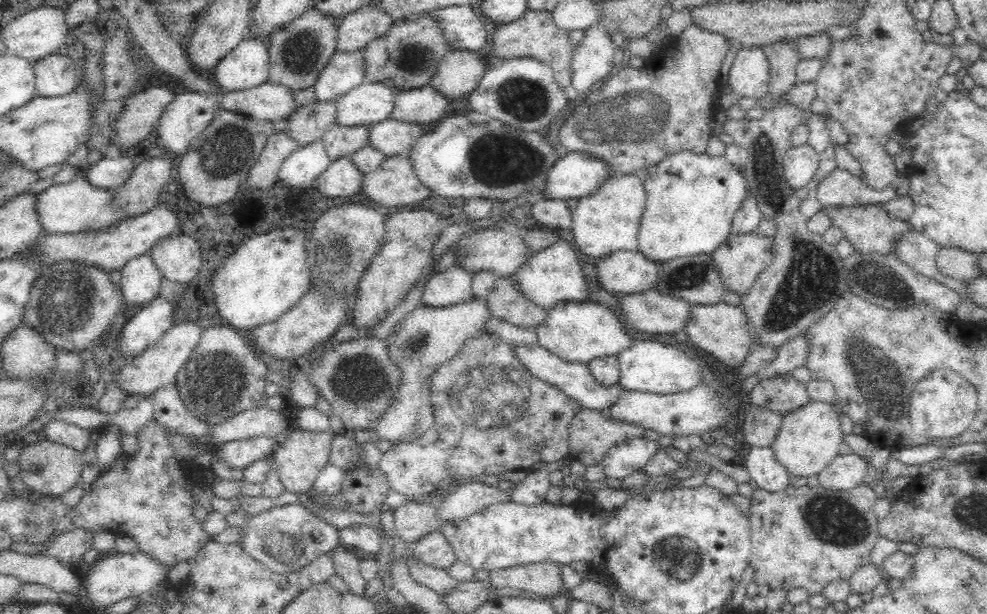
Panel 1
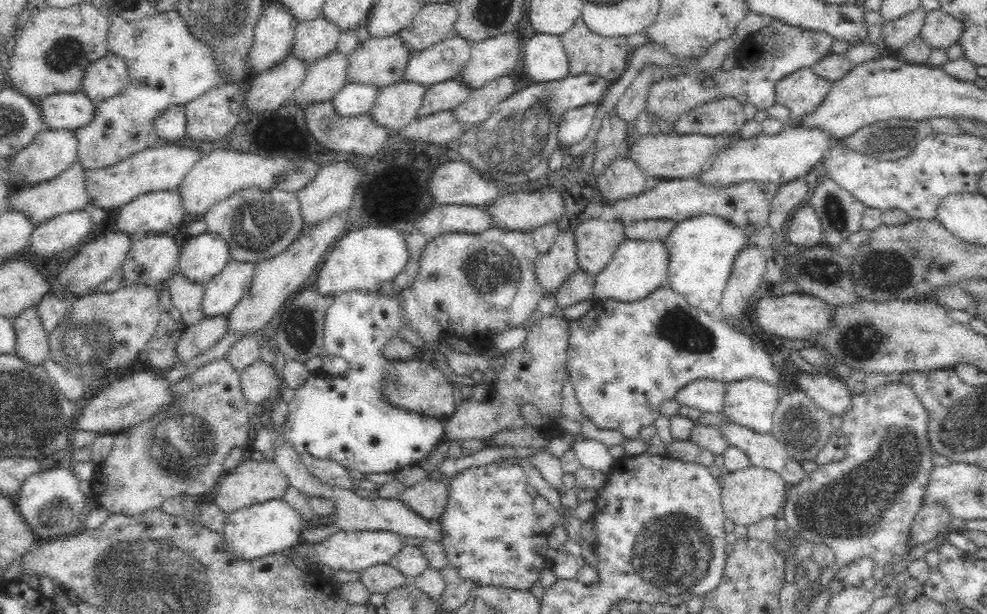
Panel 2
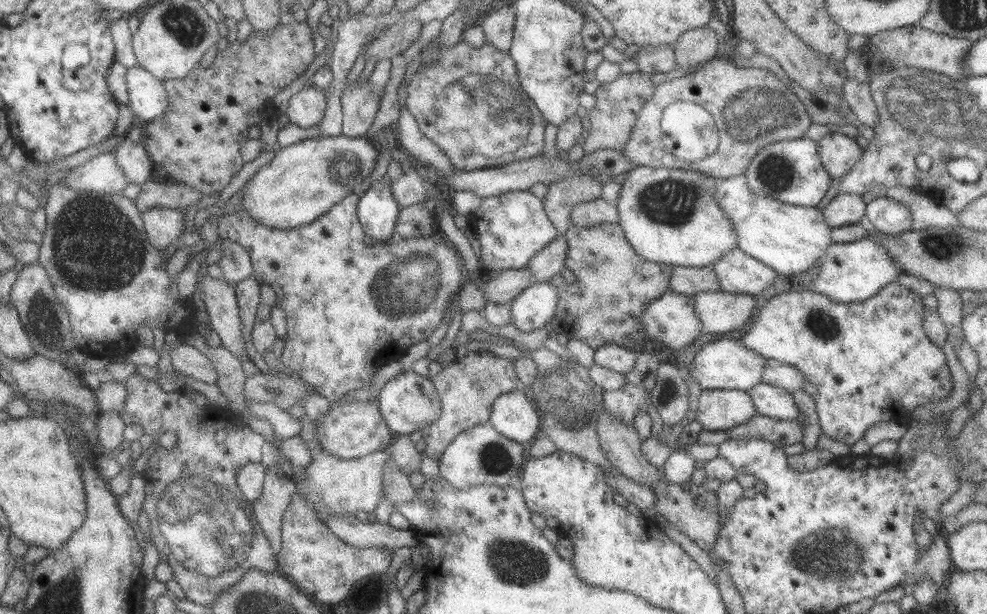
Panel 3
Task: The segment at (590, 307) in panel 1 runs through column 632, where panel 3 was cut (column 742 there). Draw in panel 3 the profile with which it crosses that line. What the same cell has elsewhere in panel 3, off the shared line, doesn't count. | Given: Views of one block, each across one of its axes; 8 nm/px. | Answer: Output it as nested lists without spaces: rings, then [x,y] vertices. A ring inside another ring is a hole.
[[[897,280],[886,284],[883,288],[880,288],[873,296],[866,298],[859,302],[840,303],[836,300],[831,300],[828,296],[819,294],[809,290],[793,290],[793,292],[785,292],[785,294],[779,294],[775,296],[773,300],[769,300],[767,304],[763,304],[763,307],[759,307],[759,312],[752,318],[751,326],[749,330],[745,332],[740,343],[743,343],[745,348],[750,348],[755,351],[758,355],[764,356],[765,358],[771,358],[790,364],[793,368],[799,370],[805,375],[807,381],[811,384],[815,384],[817,387],[817,395],[813,398],[816,406],[816,413],[818,423],[821,432],[827,434],[829,438],[844,442],[851,446],[854,442],[857,442],[859,438],[864,435],[865,430],[869,426],[873,426],[876,422],[889,421],[892,418],[889,416],[897,416],[897,418],[905,418],[909,416],[908,410],[917,405],[926,403],[937,403],[942,401],[950,394],[951,390],[951,376],[949,369],[947,368],[947,362],[945,361],[945,355],[941,351],[941,348],[935,346],[922,327],[922,320],[926,315],[926,311],[921,303],[922,297],[914,291],[907,289],[903,285],[897,283]]]

